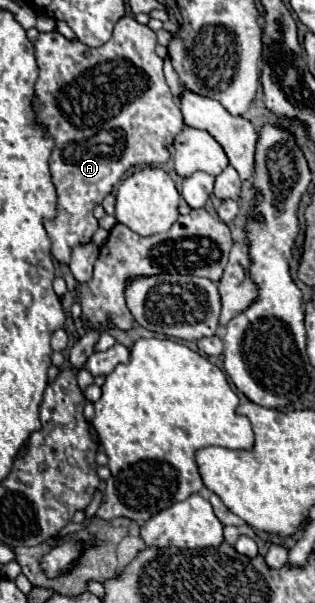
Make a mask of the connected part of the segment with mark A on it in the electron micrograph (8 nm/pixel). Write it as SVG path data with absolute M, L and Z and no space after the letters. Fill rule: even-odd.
M124 16L118 20L112 38L102 48L88 48L82 42L70 42L60 32L38 34L34 42L40 76L34 86L32 108L36 114L36 124L44 130L44 136L54 140L54 150L50 156L50 176L58 194L56 216L52 220L46 220L44 228L52 242L52 256L62 264L70 262L74 246L88 244L92 240L92 234L98 230L98 220L92 214L94 206L112 192L114 184L132 166L164 164L170 158L168 146L184 128L182 112L172 98L162 72L164 60L156 56L154 48L156 32L136 22L132 16Z

